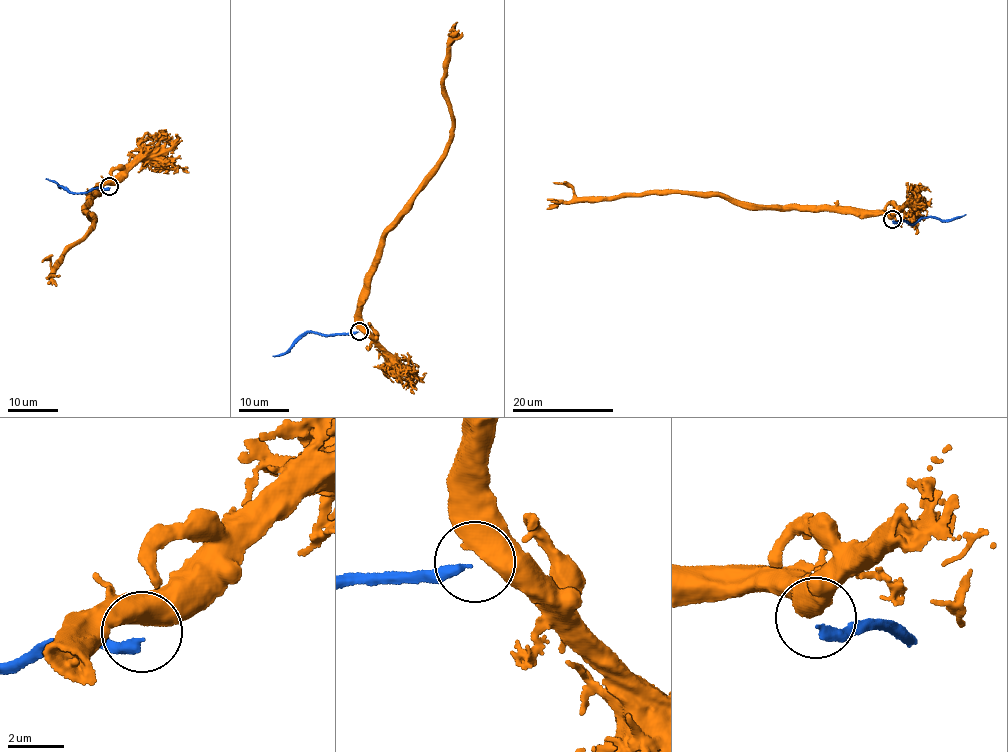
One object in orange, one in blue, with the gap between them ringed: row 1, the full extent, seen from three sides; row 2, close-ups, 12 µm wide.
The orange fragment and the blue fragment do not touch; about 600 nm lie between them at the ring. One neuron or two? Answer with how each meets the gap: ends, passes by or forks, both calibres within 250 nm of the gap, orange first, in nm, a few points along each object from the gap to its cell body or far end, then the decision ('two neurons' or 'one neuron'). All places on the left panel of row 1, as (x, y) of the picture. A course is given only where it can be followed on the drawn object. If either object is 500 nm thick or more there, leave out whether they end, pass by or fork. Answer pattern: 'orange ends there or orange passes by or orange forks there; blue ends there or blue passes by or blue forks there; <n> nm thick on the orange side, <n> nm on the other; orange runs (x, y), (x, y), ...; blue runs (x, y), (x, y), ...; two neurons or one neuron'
700 nm thick on the orange side, 360 nm on the other; orange runs (108, 184), (99, 188), (82, 209), (93, 221), (91, 226), (55, 261), (49, 274), (56, 286); blue runs (110, 188), (94, 187), (84, 192), (66, 191), (62, 185), (46, 179); one neuron

